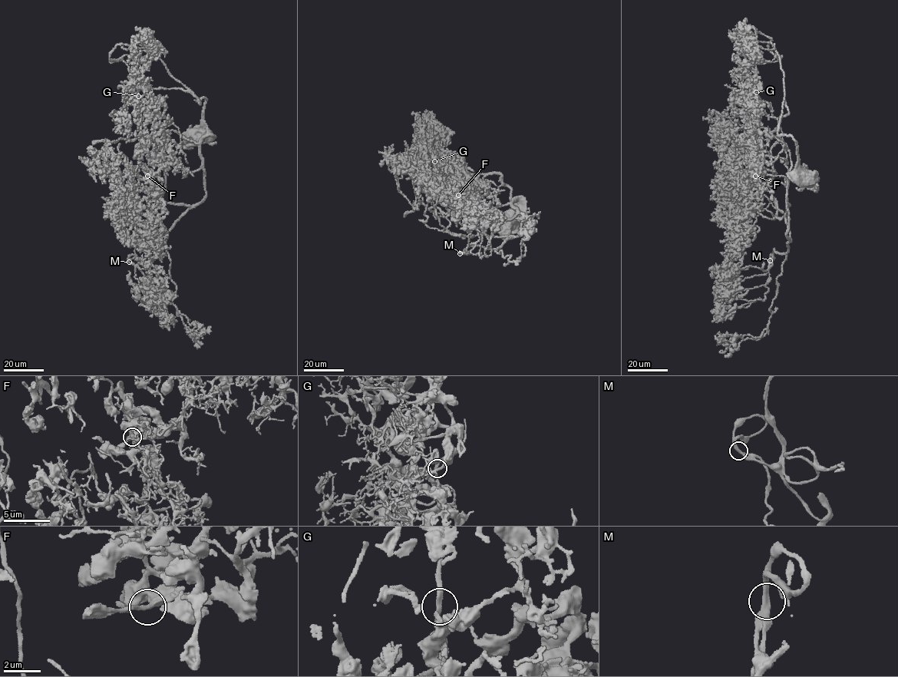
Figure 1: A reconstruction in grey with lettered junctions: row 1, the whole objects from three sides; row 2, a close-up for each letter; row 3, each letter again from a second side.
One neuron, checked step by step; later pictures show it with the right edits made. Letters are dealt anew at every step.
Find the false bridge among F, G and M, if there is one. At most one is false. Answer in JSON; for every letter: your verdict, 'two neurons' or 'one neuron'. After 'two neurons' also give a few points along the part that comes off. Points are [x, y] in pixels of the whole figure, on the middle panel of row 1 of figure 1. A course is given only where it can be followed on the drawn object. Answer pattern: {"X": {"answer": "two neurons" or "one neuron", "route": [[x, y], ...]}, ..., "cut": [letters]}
{"F": {"answer": "one neuron"}, "G": {"answer": "one neuron"}, "M": {"answer": "one neuron"}, "cut": []}

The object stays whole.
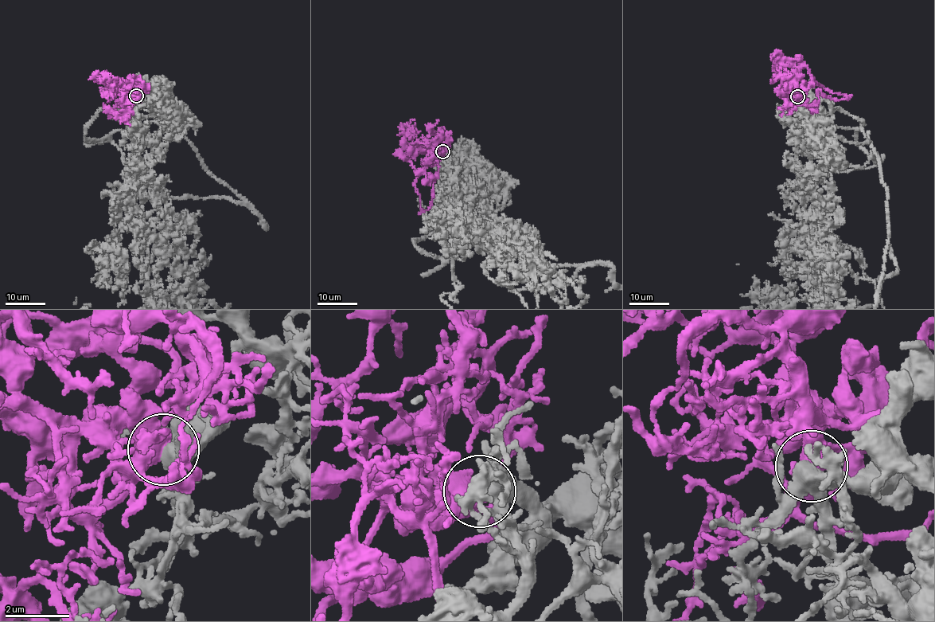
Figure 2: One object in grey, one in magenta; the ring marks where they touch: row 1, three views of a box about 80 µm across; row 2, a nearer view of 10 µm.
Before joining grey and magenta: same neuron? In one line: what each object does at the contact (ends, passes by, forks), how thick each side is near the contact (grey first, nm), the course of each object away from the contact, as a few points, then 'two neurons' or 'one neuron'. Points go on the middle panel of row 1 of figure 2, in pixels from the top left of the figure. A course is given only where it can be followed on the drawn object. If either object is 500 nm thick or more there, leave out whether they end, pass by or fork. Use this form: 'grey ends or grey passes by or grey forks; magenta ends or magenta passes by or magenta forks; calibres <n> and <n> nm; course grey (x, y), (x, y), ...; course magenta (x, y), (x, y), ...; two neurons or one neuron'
calibres 400 and 550 nm; course grey (443, 151), (473, 194), (441, 259), (488, 243), (546, 267), (612, 265); course magenta (443, 151), (438, 153), (443, 154), (442, 158), (425, 164), (414, 184), (421, 210), (418, 213); one neuron

